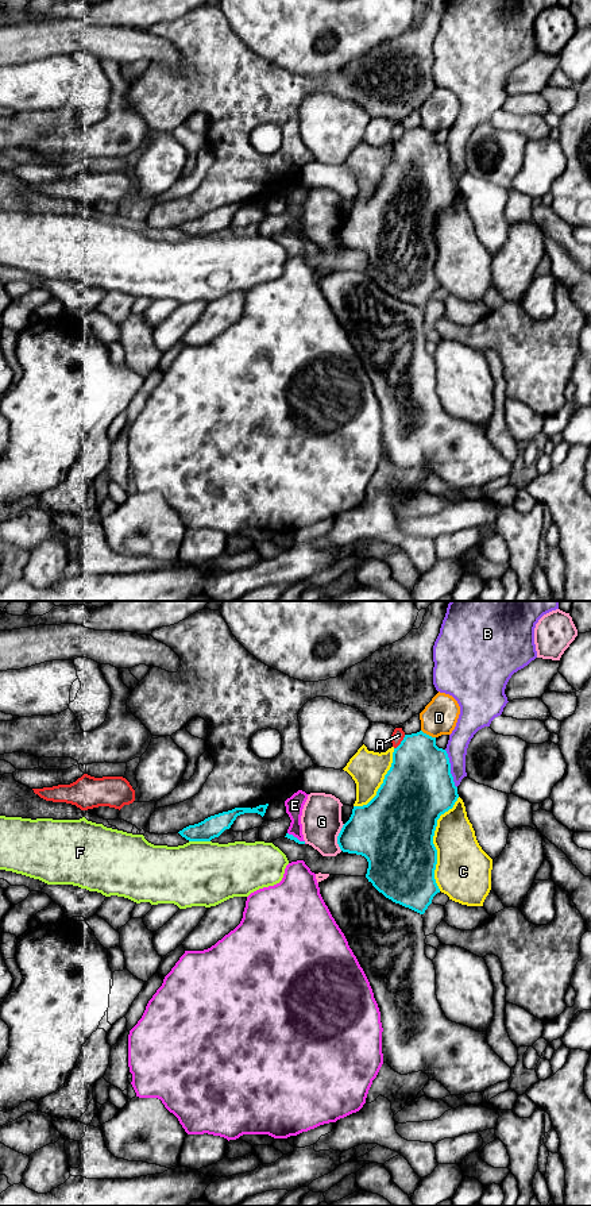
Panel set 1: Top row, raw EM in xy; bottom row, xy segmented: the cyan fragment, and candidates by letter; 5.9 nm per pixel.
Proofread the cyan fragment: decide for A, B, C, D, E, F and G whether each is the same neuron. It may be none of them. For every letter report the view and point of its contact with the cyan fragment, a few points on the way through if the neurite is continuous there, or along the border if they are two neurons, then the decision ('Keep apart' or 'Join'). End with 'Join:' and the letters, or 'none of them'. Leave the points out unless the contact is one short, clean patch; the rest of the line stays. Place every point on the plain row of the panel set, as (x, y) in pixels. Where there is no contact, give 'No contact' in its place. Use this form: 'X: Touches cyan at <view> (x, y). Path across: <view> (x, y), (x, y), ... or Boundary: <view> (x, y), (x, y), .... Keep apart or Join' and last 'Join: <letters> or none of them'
A: Touches cyan at xy (401, 137). Keep apart
B: Touches cyan at xy (449, 164). Keep apart
C: Touches cyan at xy (432, 238). Keep apart
D: Touches cyan at xy (428, 130). Keep apart
E: Touches cyan at xy (296, 232). Boundary: xy (288, 227), (305, 238). Keep apart
F: Touches cyan at xy (200, 235). Keep apart
G: Touches cyan at xy (338, 232). Keep apart
Join: none of them

